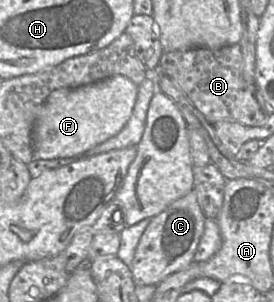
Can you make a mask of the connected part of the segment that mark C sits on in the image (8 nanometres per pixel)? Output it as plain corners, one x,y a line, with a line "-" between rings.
192,190
153,217
142,234
130,270
135,285
157,286
169,275
188,267
204,232
206,216

